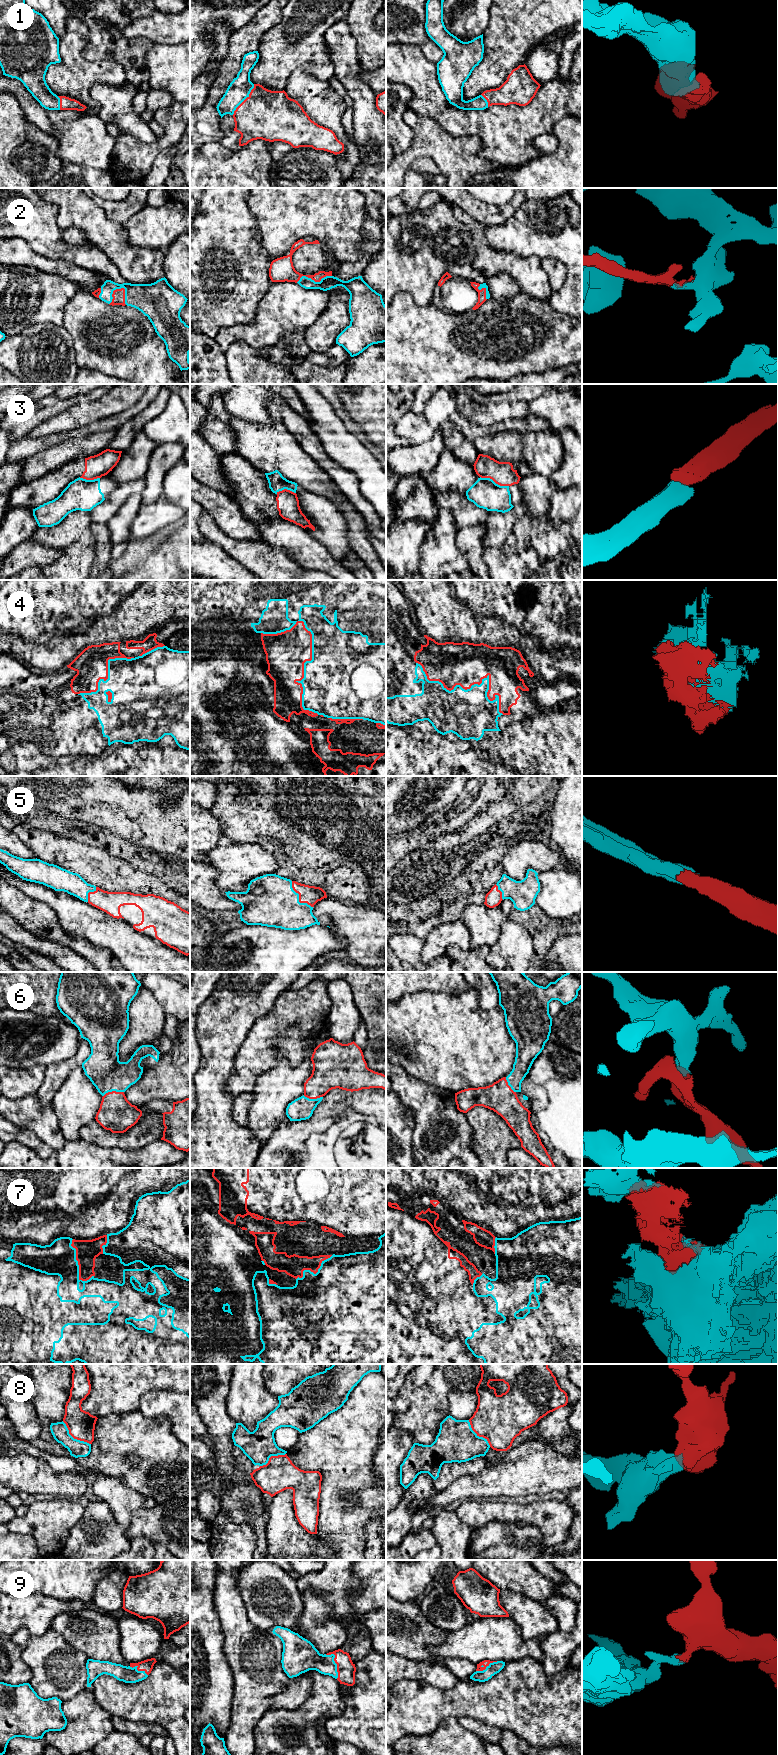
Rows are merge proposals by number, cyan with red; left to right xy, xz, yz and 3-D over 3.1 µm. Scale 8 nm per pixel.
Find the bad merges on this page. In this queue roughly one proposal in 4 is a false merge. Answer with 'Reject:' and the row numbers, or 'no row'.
Reject: 3, 4, 7, 8

